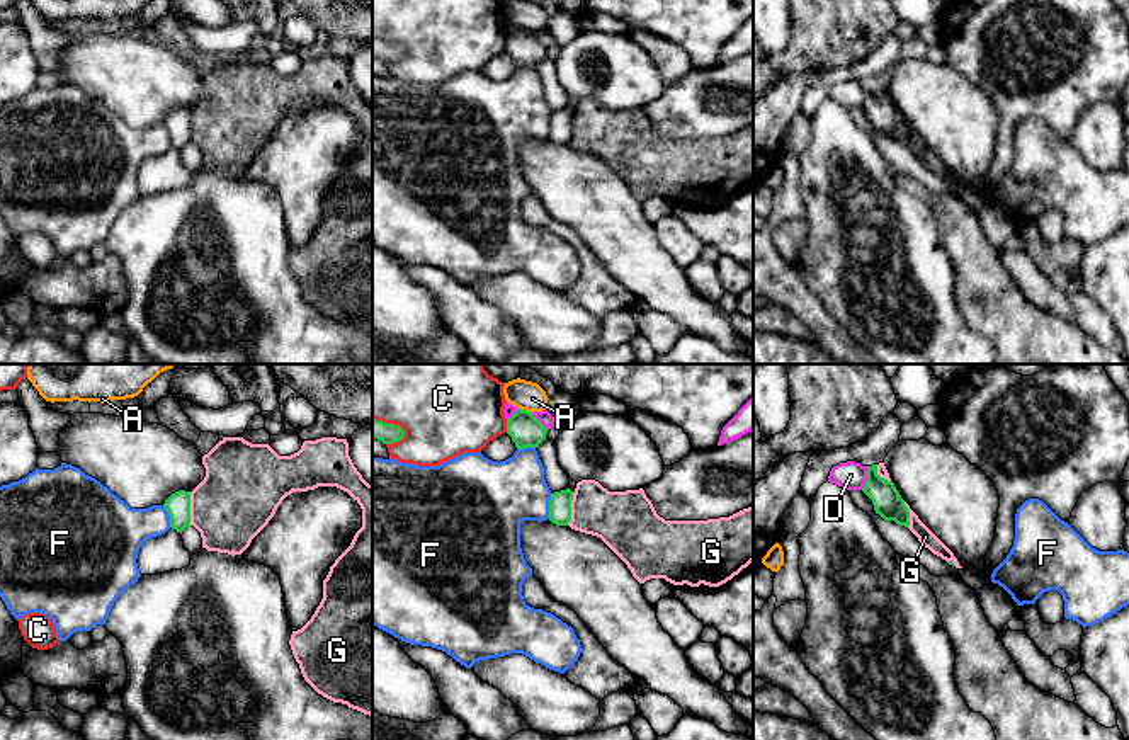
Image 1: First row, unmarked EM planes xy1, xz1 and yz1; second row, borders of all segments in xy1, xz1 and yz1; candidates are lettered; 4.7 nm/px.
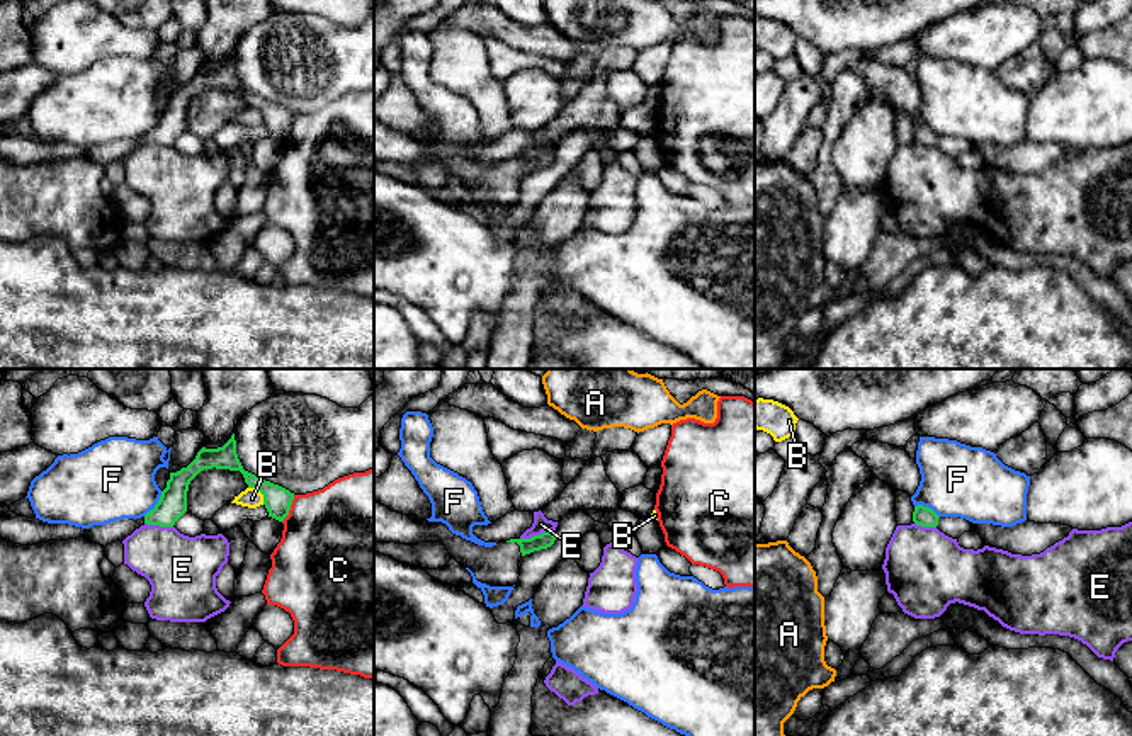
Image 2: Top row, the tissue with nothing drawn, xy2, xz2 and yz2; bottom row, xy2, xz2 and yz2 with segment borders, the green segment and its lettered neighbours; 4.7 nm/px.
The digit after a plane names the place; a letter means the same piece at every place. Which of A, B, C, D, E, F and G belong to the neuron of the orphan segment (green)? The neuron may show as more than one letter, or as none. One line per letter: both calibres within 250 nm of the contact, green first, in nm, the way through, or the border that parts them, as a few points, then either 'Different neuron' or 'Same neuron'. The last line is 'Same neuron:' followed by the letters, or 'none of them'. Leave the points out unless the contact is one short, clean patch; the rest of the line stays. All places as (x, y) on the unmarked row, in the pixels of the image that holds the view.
A: Thickness 160 nm (green) against 140 nm. Different neuron
B: Thickness 140 nm (green) against 90 nm. Boundary: xy2 (249, 106), (254, 106), (262, 114), (264, 123). Different neuron
C: Thickness 140 nm (green) against 480 nm. Different neuron
D: Thickness 140 nm (green) against 140 nm. Different neuron
E: Thickness 80 nm (green) against 80 nm. Boundary: xz2 (553, 150), (543, 150), (520, 158). Different neuron
F: Thickness 140 nm (green) against 380 nm. Different neuron
G: Thickness 120 nm (green) against 380 nm. Different neuron
Same neuron: none of them

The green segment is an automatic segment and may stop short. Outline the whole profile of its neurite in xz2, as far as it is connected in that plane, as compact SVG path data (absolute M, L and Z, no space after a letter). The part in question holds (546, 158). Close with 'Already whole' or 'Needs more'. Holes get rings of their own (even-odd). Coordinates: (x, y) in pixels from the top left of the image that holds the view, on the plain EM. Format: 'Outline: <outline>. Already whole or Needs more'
Outline: M374 119L374 160L396 163L440 161L452 178L474 192L478 201L490 206L513 206L520 195L520 178L534 170L551 167L556 155L551 150L530 158L510 158L484 167L452 153L442 141L403 134Z. Needs more

